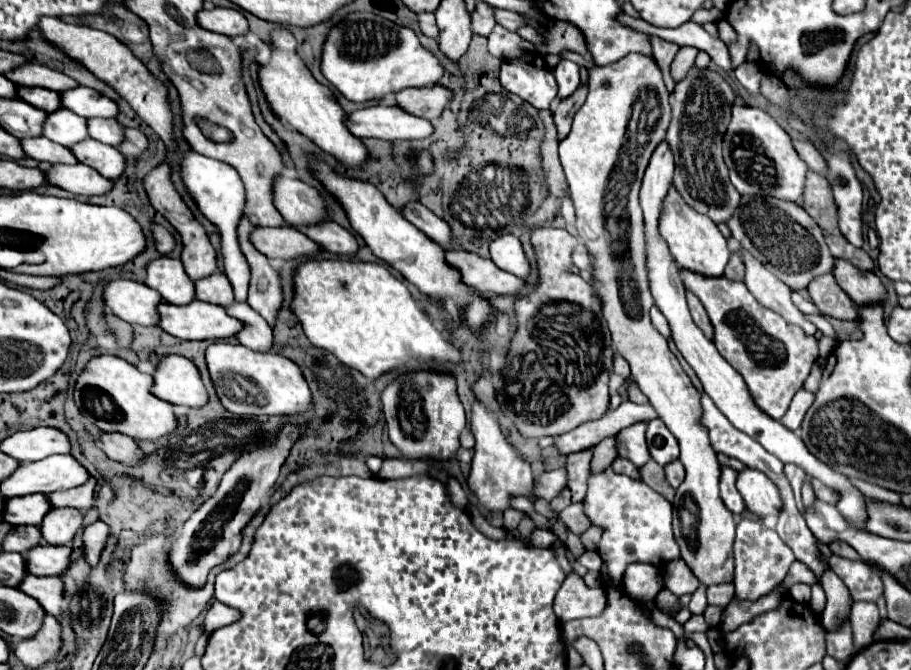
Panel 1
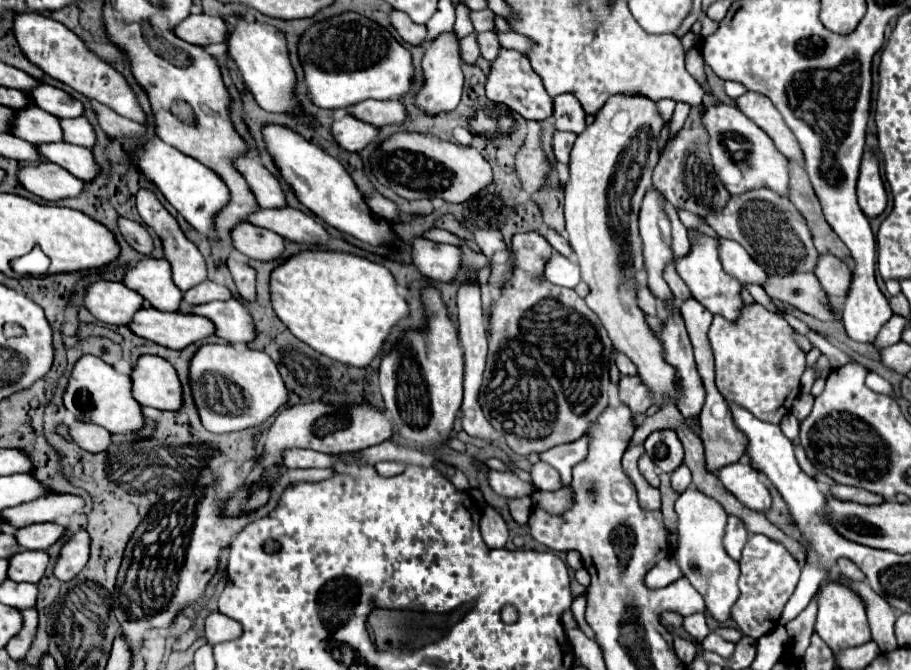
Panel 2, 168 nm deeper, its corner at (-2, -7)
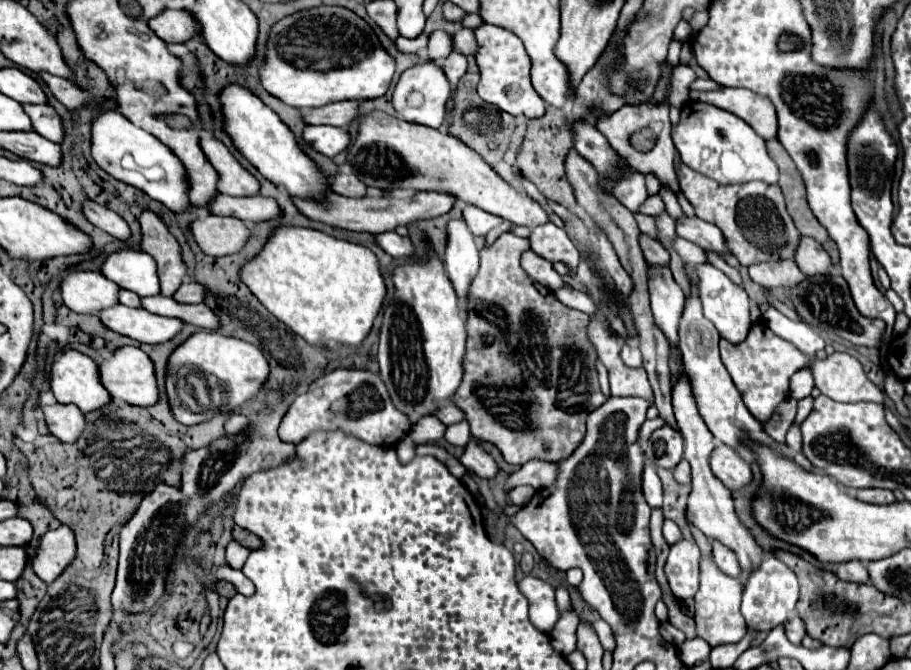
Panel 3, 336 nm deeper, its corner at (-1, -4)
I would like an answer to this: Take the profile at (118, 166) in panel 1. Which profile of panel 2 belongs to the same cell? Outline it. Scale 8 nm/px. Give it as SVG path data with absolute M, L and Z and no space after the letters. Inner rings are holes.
M67 142L39 144L37 152L47 162L59 164L61 168L65 168L67 172L81 180L93 180L99 172L99 168L95 168L95 160L91 160L91 150L83 146L73 146Z

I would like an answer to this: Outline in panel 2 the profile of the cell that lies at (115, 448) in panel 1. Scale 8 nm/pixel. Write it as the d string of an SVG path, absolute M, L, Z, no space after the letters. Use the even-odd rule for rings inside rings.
M75 422L69 426L69 434L73 442L87 452L103 452L111 444L111 434L105 428L87 422Z

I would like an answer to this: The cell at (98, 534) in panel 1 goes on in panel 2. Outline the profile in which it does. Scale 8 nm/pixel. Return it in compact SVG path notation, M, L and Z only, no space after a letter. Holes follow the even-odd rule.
M79 530L77 534L71 536L69 542L63 544L59 552L59 560L53 568L53 576L61 582L73 580L79 570L87 564L89 558L89 536L85 530Z

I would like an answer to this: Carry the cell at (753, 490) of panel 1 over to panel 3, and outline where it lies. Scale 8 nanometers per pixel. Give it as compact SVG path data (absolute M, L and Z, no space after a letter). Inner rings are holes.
M718 445L710 455L712 473L730 489L738 491L752 483L752 469L750 465L734 453L734 449L726 445Z

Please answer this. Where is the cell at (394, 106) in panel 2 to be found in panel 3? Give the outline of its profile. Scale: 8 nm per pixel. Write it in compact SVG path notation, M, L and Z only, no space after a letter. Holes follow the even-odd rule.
M338 101L318 109L304 109L304 121L308 125L334 125L334 127L348 127L360 111L358 101Z

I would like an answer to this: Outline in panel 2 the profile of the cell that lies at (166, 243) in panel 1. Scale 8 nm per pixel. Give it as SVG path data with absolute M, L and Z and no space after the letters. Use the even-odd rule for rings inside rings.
M121 216L117 218L117 224L119 224L121 236L125 238L127 244L131 244L131 248L135 248L141 254L149 254L153 250L153 240L151 240L145 226L141 226L139 222L121 218Z

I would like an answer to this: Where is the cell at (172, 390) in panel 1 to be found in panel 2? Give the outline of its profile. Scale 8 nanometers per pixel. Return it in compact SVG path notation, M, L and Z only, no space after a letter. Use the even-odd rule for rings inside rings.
M141 356L131 372L131 392L141 406L157 410L181 408L181 384L175 368L159 356Z

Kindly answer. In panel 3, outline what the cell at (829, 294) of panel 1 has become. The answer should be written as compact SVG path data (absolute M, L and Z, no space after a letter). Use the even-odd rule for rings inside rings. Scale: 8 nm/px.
M768 261L768 263L754 263L748 267L750 279L766 289L792 289L798 281L804 281L806 275L798 269L794 261Z

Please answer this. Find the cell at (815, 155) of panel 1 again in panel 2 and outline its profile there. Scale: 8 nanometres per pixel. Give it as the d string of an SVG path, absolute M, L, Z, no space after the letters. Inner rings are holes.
M745 92L735 100L735 106L761 130L767 132L767 136L773 140L775 148L783 156L795 160L797 164L803 164L803 152L799 152L799 144L793 132L787 128L779 110L765 96L759 96L755 92Z

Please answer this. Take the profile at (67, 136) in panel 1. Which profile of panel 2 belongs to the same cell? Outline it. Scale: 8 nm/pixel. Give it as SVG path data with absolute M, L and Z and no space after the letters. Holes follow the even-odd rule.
M33 104L27 108L15 110L13 122L11 122L11 134L19 136L21 140L27 140L31 144L63 140L63 134L59 128L59 118L35 108Z

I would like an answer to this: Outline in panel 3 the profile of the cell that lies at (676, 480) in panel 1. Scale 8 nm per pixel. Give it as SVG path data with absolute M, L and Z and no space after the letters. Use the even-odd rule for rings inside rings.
M682 459L676 469L674 469L674 479L682 485L690 485L692 483L692 477L690 477L690 463L686 459Z

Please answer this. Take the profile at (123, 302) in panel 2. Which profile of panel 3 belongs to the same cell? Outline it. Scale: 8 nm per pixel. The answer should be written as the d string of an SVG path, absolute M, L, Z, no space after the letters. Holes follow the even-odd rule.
M94 271L70 273L60 285L60 293L62 293L62 299L68 309L72 309L76 313L86 313L86 315L98 315L102 309L108 309L108 307L114 307L120 303L120 297L118 297L120 287L116 283L112 283L110 279L106 279L102 273L94 273Z

